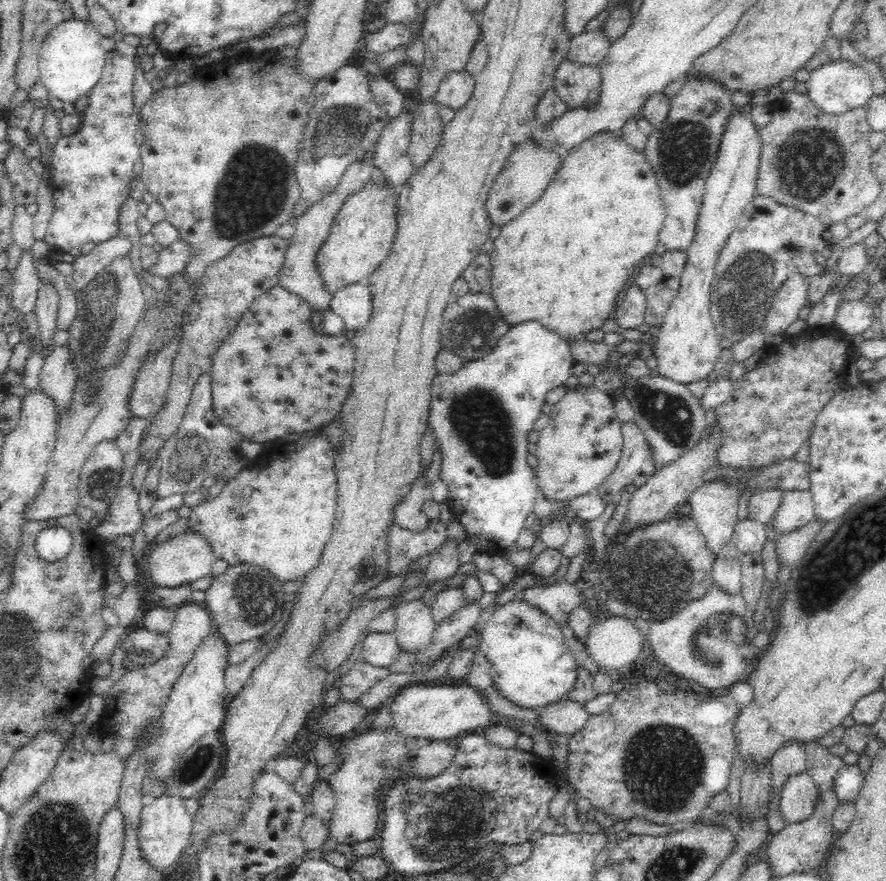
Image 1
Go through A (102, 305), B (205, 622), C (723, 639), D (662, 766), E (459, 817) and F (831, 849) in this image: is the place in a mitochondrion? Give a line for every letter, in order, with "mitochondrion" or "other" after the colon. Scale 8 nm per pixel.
A: mitochondrion
B: other
C: mitochondrion
D: mitochondrion
E: mitochondrion
F: other

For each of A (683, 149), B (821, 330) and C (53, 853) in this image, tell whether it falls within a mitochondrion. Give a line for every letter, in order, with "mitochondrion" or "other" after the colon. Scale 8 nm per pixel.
A: mitochondrion
B: other
C: mitochondrion

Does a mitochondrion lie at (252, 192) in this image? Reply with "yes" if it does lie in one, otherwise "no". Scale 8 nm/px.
yes

